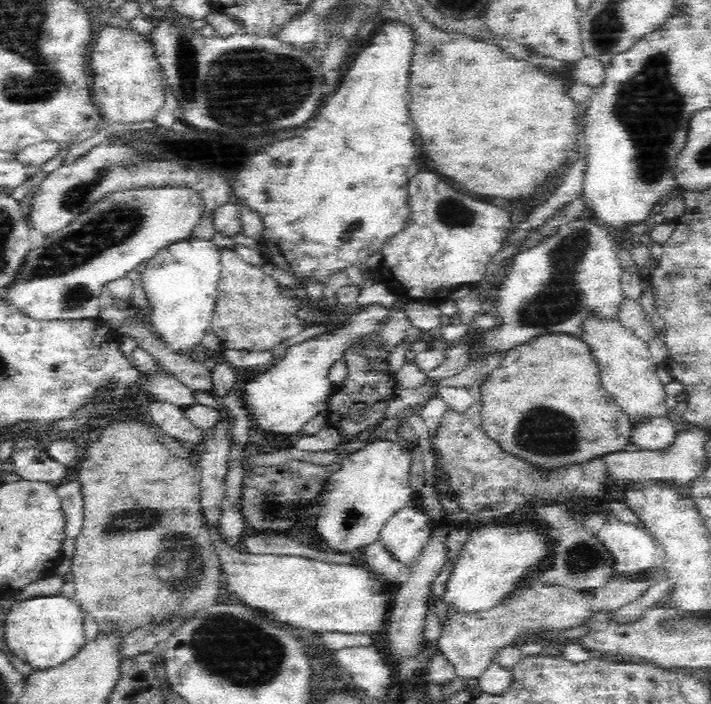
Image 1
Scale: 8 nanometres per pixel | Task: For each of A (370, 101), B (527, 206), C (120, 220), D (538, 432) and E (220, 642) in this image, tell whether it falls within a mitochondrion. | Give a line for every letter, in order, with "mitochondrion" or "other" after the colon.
A: other
B: other
C: mitochondrion
D: mitochondrion
E: mitochondrion

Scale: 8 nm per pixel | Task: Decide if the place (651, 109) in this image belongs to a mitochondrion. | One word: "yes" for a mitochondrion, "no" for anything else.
yes

